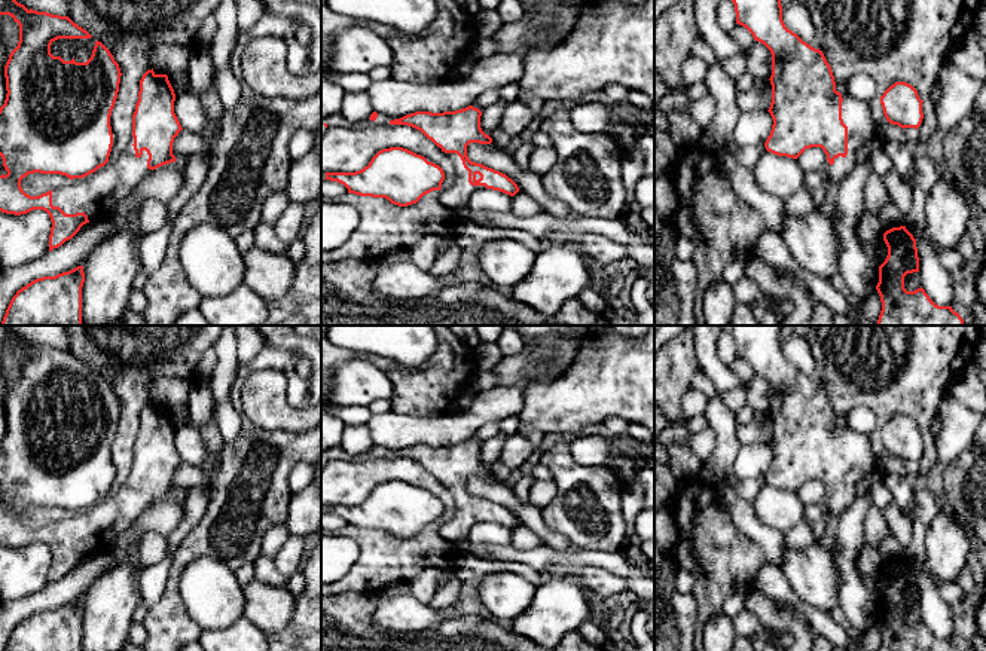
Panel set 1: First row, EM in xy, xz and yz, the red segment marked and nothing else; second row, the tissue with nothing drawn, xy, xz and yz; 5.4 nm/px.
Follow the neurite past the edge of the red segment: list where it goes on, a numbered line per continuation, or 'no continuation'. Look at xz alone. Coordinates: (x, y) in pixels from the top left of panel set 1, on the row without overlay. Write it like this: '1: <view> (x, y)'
1: xz (458, 528)

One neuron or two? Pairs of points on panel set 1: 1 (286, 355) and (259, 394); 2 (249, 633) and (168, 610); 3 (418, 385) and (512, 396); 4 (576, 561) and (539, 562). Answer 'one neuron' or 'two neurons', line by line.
1: two neurons
2: two neurons
3: two neurons
4: one neuron

